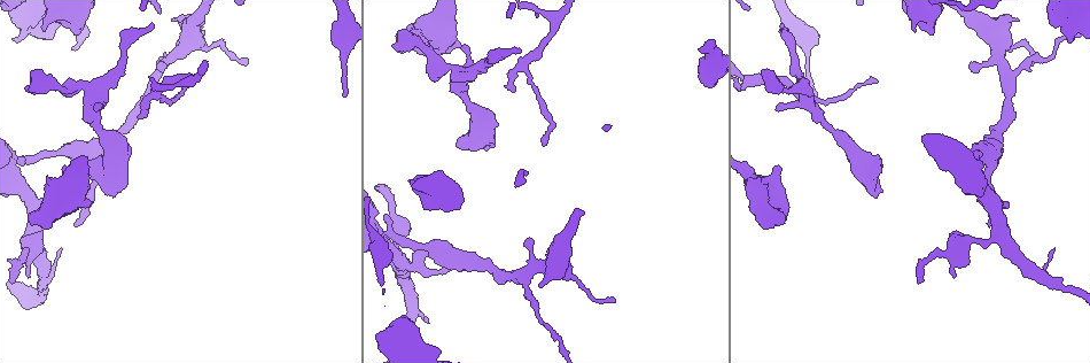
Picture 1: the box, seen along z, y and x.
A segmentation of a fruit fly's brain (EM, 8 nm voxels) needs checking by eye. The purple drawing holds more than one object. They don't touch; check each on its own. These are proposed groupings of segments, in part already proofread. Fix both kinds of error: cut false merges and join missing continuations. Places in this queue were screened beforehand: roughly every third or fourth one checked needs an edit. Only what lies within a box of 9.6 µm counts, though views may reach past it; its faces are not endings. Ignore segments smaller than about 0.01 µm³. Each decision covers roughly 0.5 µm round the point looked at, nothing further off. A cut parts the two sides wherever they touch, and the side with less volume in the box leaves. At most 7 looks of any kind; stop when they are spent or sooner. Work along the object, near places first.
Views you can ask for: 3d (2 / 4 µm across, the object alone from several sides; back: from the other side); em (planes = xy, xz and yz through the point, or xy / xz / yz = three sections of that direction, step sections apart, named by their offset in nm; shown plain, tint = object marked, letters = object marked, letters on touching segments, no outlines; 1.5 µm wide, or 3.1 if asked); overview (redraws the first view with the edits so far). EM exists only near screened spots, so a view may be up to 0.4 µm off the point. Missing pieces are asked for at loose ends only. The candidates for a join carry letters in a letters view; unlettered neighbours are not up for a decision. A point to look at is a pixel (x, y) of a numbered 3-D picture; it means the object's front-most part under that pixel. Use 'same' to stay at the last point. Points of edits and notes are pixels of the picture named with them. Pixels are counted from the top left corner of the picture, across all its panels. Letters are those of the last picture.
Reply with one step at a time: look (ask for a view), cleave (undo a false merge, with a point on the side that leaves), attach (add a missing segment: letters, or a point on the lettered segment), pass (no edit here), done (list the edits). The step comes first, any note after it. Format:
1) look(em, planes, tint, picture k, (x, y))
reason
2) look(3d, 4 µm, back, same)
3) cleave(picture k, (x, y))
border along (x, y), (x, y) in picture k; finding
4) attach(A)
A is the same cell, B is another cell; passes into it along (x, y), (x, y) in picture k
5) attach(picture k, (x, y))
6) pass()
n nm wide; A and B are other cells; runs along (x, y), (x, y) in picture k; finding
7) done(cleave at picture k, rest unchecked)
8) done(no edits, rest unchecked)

look(em, planes, plain, picture 1, (14, 159))

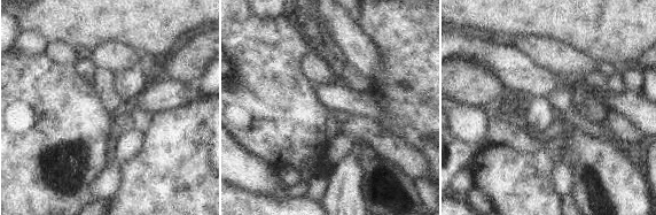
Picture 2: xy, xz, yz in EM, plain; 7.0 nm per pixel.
look(em, planes, tint, same)

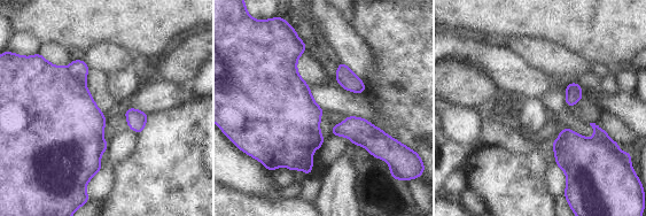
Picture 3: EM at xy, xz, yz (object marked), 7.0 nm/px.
look(em, planes, letters, same)

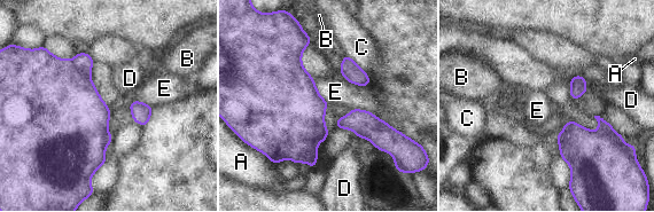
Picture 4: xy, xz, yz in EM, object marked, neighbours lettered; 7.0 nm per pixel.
cleave(picture 4, (52, 93))
A, B, C, D and E are other cells; border along (70, 60), (83, 73), (90, 77) in picture 4; two neurons meet here

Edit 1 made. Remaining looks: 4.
look(em, planes, letters, picture 1, (1070, 40))
stops while still wide

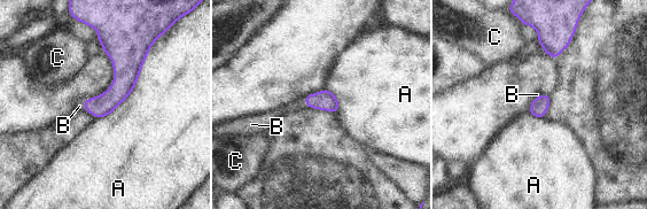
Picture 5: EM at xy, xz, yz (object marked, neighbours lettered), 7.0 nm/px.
attach(B)
A touches over 650 nm; B is the same cell, A and C are other cells; passes into it along (123, 84), (91, 98), (79, 106) in picture 5; the neuron continues

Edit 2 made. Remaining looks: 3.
done(cleave at picture 4, attach at picture 5, rest unchecked)

